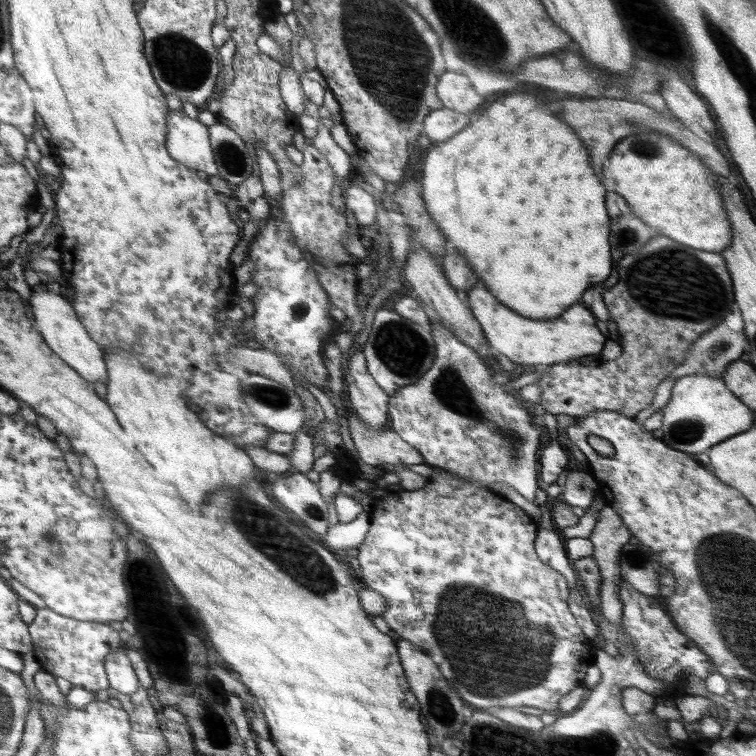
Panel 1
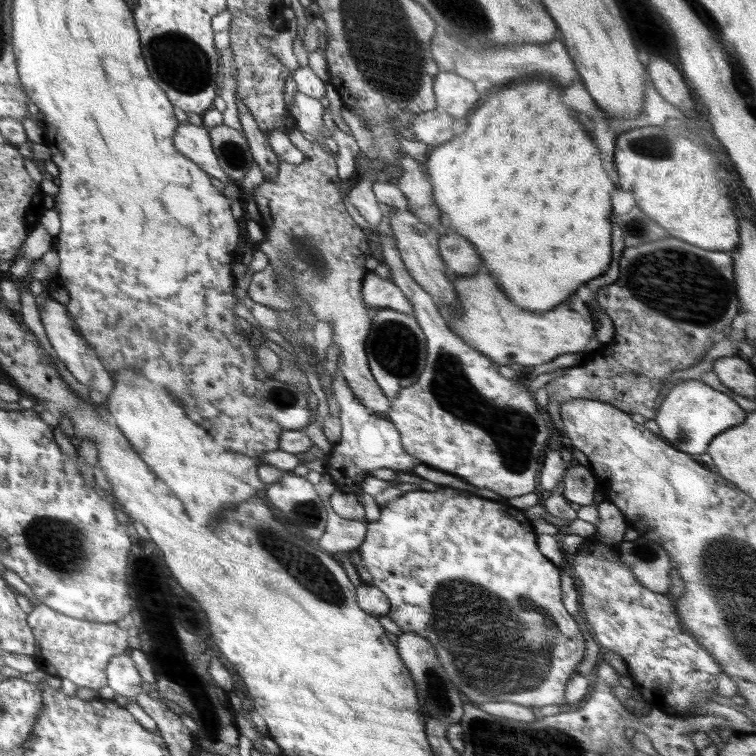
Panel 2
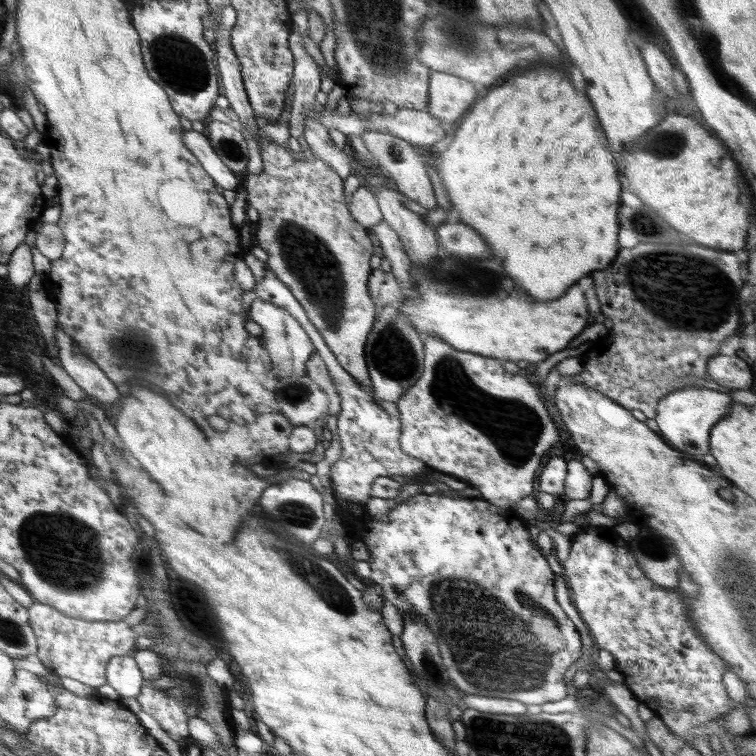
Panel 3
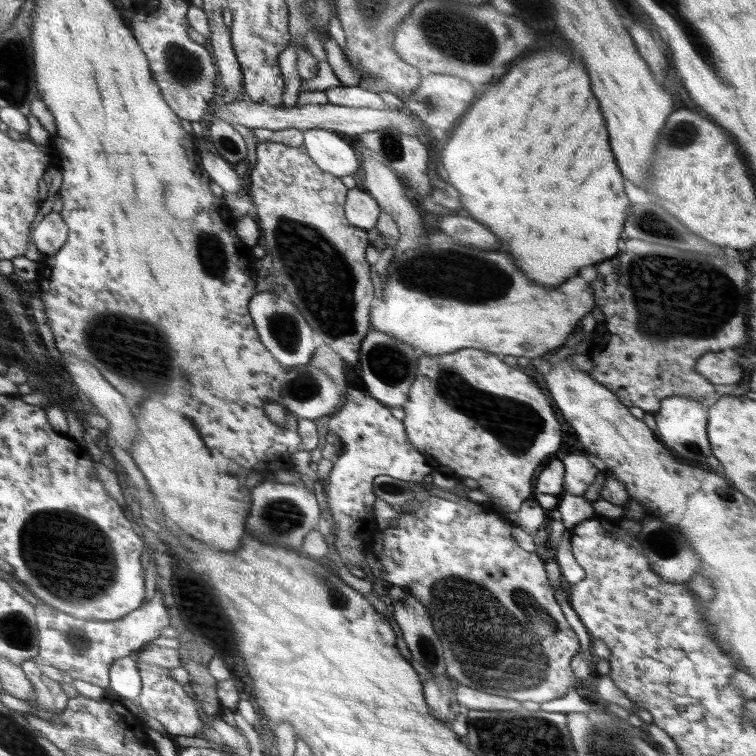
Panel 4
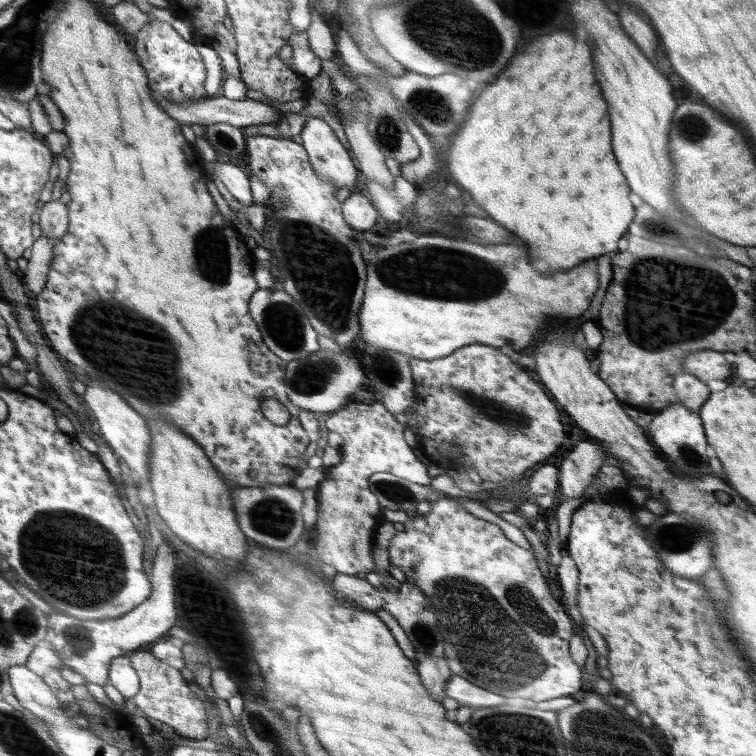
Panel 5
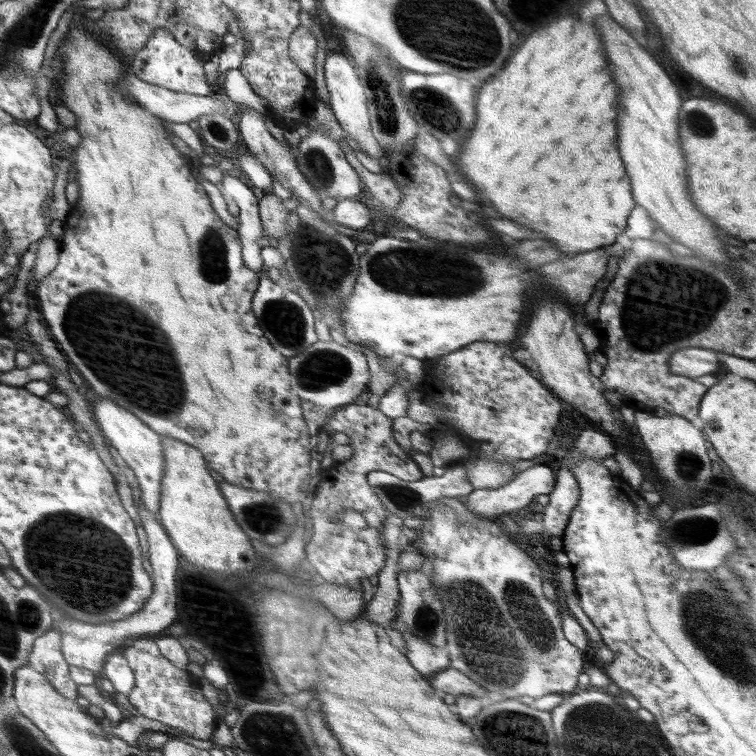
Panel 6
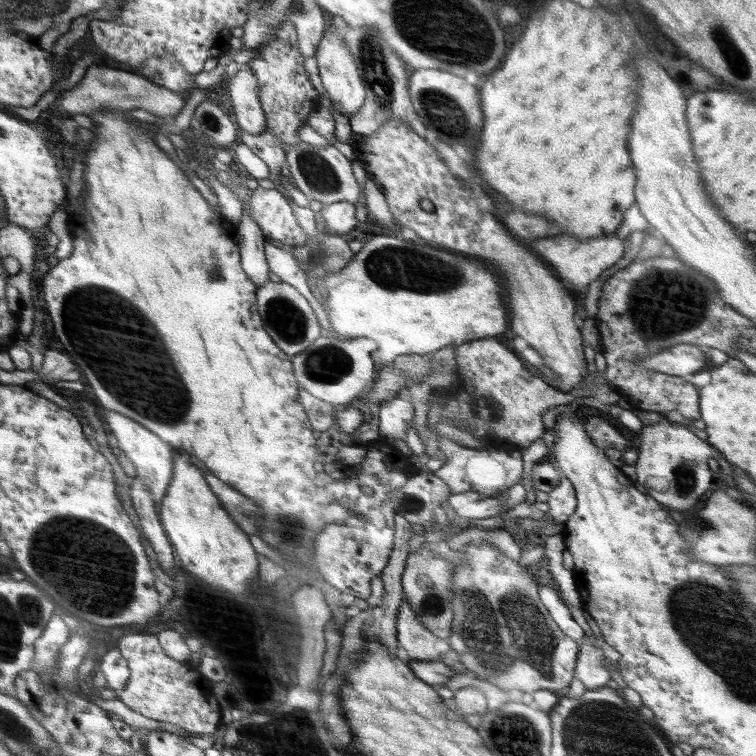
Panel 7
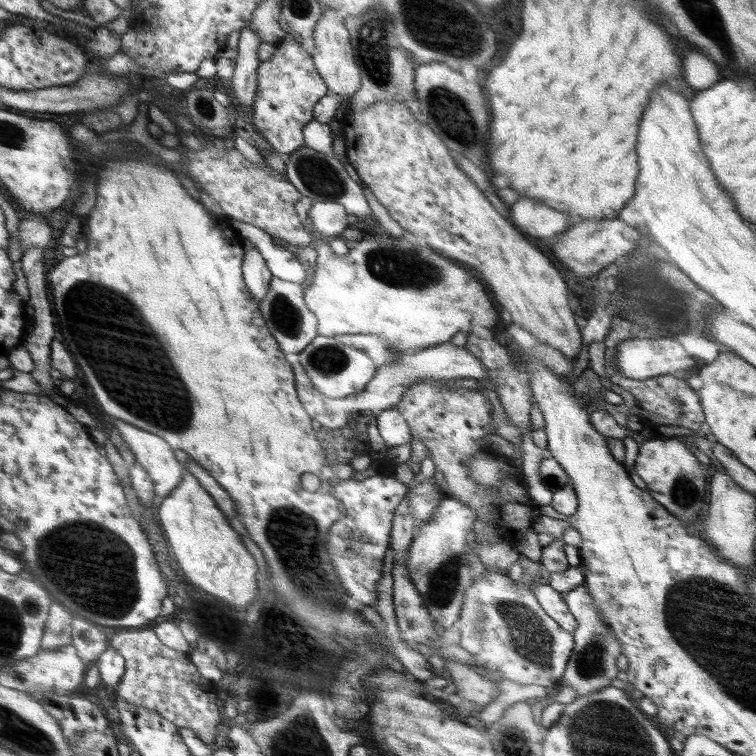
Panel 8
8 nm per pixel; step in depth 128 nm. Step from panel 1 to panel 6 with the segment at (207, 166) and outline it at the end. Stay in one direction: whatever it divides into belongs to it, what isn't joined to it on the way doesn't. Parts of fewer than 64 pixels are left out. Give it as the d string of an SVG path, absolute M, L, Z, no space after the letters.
M224 172L219 187L224 196L240 208L237 216L240 225L237 232L242 244L243 264L250 271L259 273L262 268L265 268L260 256L262 247L258 244L265 231L259 214L259 202L241 175L236 178Z

